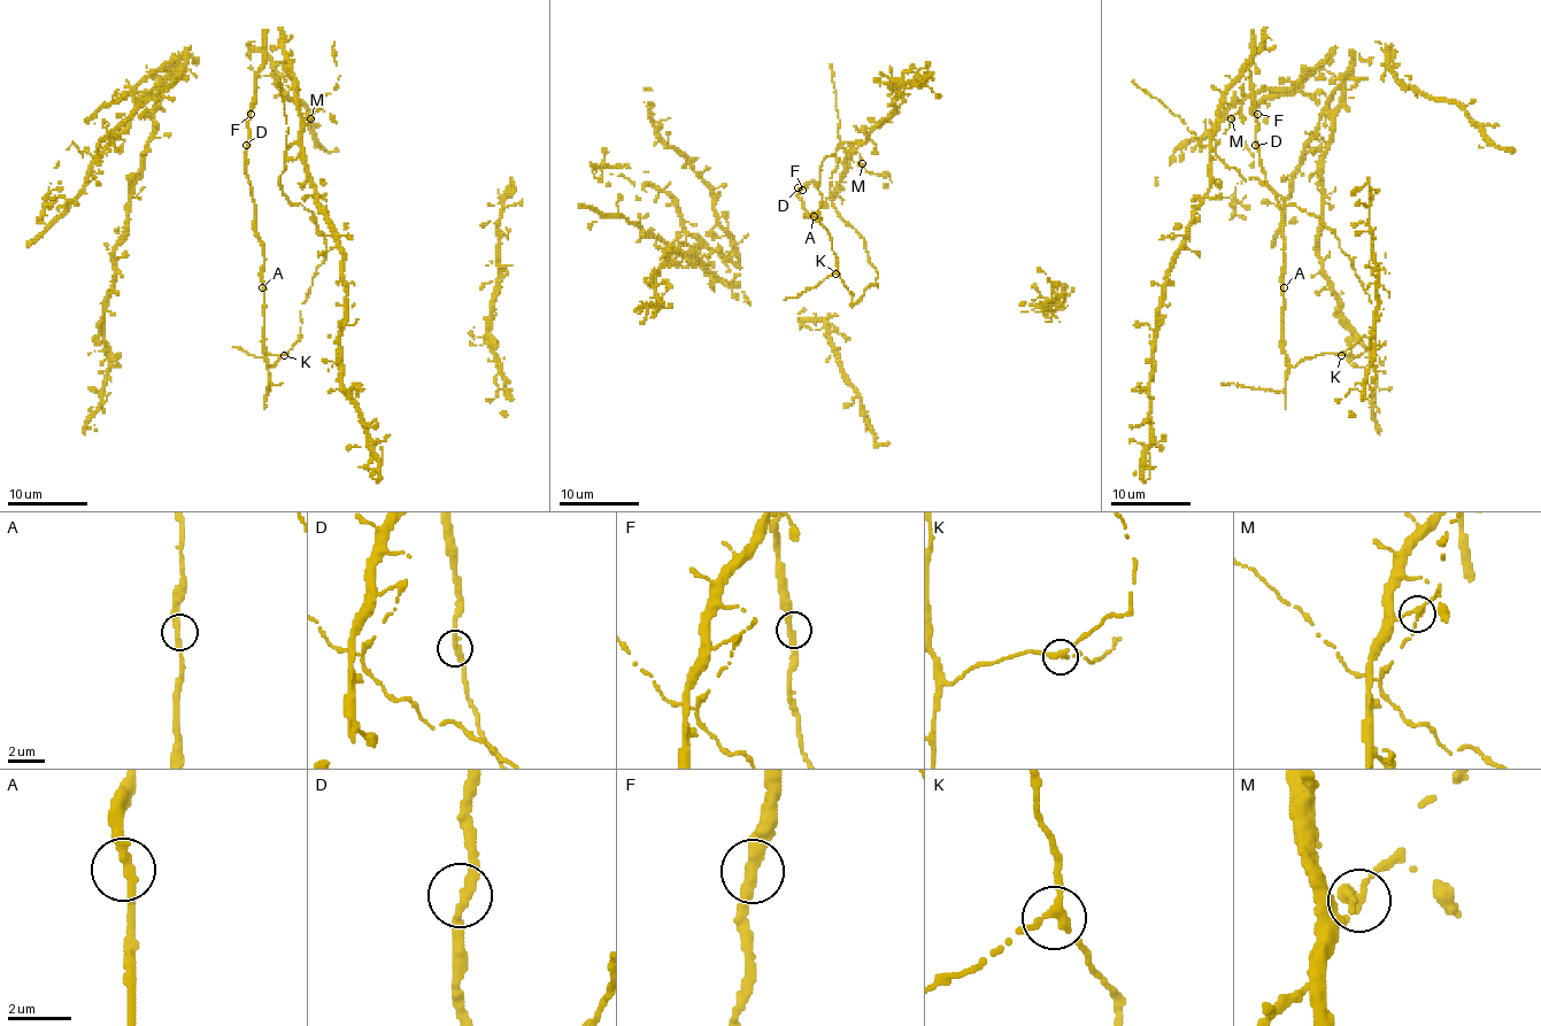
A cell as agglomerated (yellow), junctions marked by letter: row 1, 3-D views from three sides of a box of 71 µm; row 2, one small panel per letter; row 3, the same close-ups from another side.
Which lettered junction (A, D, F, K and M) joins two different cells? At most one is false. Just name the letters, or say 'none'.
none

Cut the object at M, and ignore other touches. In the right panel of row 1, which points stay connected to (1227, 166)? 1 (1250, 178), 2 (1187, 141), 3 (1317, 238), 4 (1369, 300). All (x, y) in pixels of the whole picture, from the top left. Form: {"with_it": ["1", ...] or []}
{"with_it": ["1", "4"]}

